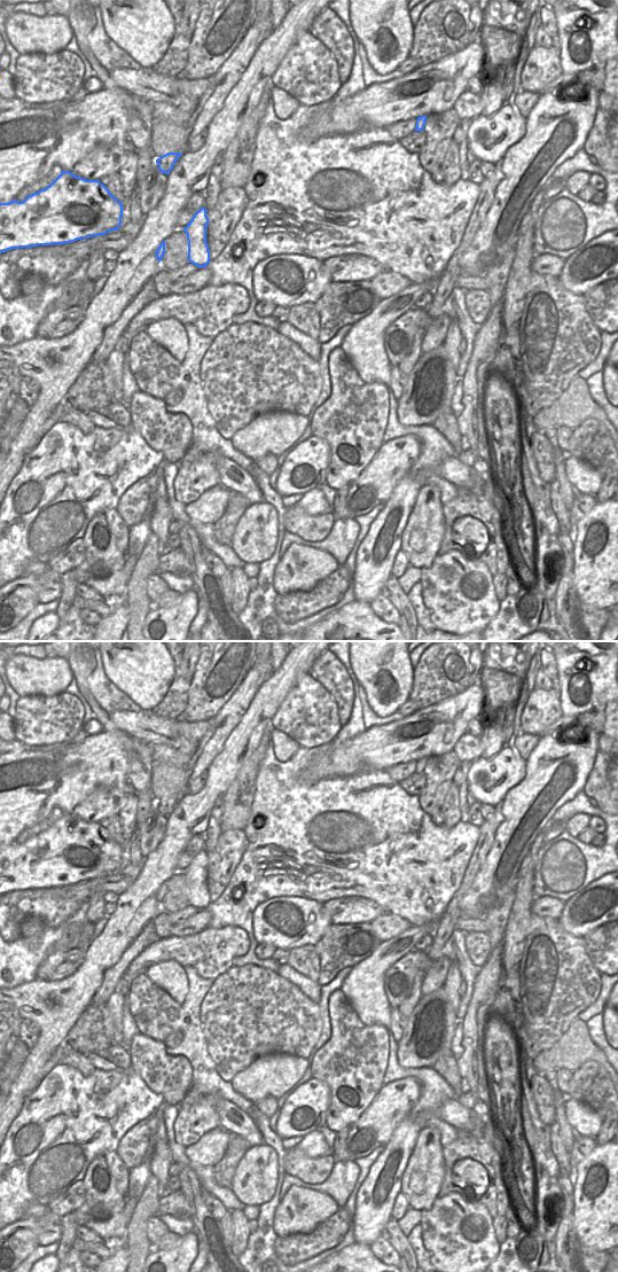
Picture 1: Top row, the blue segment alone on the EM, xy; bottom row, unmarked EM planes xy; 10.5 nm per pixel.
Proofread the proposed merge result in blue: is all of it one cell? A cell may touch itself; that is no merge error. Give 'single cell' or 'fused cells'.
single cell

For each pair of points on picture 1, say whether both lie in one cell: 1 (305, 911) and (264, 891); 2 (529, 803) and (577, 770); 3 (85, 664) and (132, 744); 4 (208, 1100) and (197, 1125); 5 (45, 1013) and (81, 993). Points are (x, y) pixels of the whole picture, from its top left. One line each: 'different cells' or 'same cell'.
1: different cells
2: same cell
3: same cell
4: same cell
5: same cell

